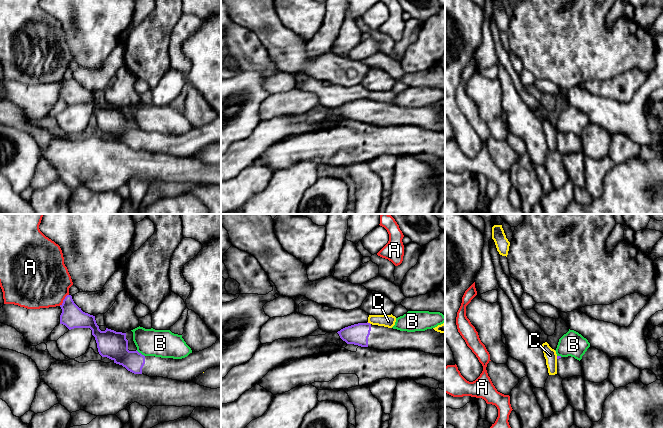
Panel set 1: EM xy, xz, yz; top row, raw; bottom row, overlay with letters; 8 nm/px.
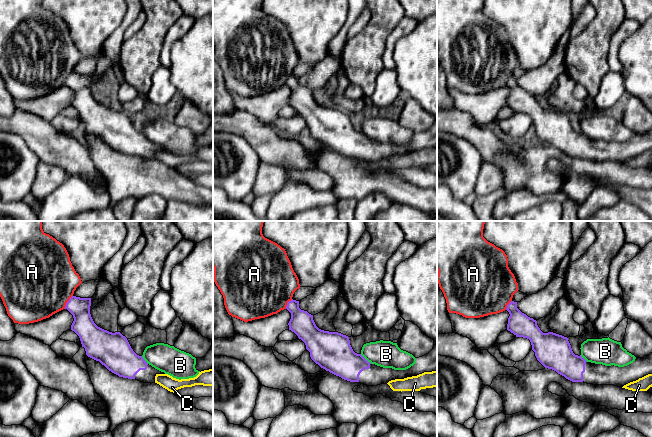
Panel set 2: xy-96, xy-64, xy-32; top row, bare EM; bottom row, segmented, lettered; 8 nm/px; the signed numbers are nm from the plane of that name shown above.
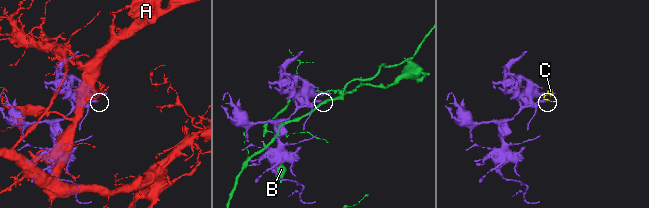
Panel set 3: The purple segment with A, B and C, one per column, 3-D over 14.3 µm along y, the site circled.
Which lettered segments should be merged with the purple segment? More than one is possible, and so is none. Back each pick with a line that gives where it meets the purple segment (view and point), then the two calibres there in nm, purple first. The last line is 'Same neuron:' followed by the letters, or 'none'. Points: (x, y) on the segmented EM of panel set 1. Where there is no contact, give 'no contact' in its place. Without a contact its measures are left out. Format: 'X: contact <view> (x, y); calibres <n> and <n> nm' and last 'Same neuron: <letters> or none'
Same neuron: none

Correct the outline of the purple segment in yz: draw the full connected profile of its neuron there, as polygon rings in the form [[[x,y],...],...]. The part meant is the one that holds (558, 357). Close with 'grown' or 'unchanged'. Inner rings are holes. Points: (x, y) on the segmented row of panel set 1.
[[[557,356],[557,374],[562,379],[573,376],[582,376],[581,362],[571,356]]]; grown

